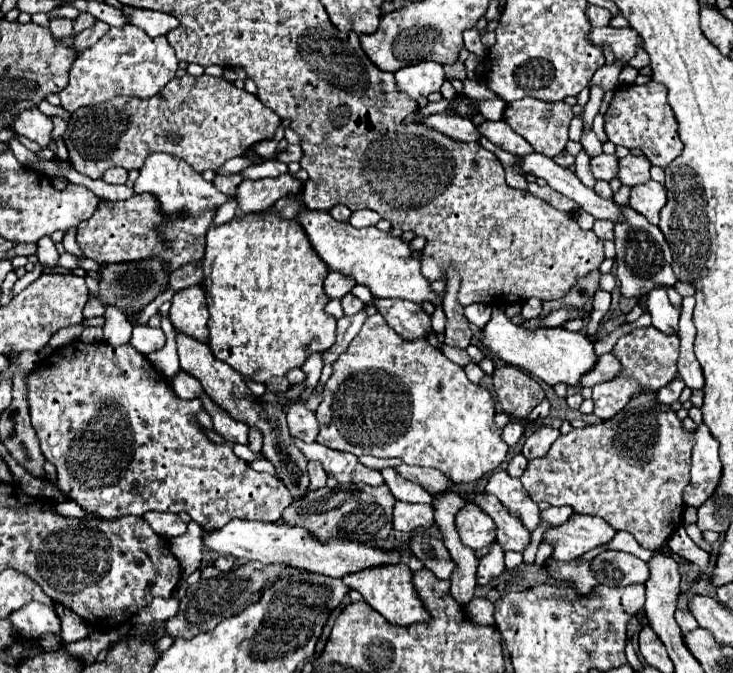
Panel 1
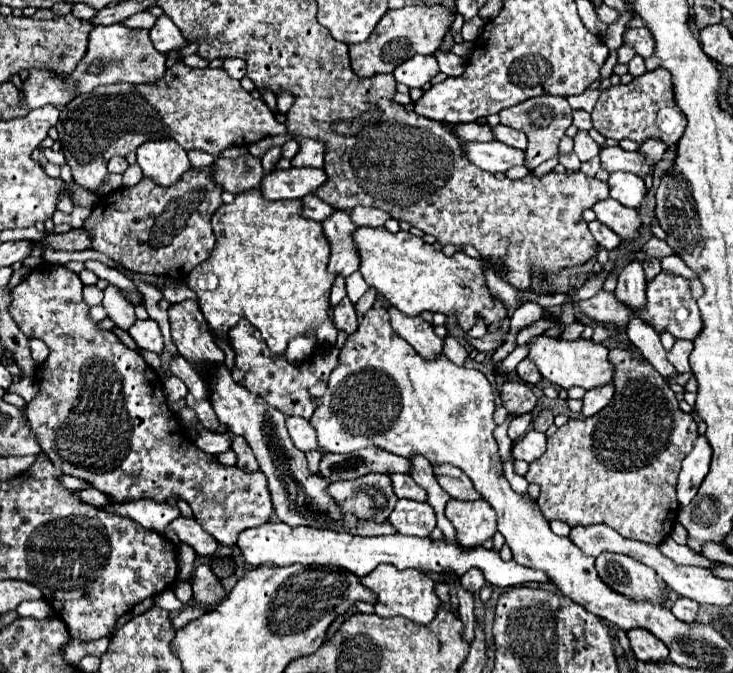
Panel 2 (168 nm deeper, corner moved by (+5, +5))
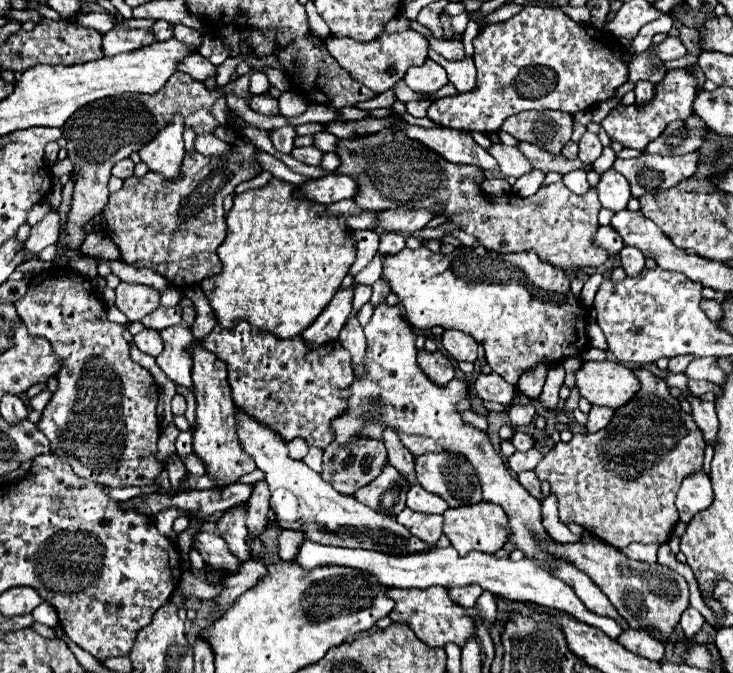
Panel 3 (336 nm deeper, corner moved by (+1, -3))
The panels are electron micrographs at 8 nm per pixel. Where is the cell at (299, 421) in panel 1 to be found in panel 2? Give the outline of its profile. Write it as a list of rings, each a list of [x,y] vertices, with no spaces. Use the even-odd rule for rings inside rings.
[[[287,418],[287,430],[289,430],[289,436],[293,440],[293,444],[307,452],[307,450],[313,450],[313,448],[319,448],[317,446],[317,438],[315,438],[315,430],[313,426],[305,420],[305,418]]]

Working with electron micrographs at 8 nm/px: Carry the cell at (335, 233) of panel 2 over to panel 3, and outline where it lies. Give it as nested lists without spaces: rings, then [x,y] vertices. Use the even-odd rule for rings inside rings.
[[[353,230],[351,232],[353,240],[355,240],[355,248],[357,248],[357,258],[355,262],[351,264],[349,272],[351,276],[357,276],[357,272],[361,272],[371,260],[373,256],[377,254],[377,248],[379,248],[379,236],[371,230]]]

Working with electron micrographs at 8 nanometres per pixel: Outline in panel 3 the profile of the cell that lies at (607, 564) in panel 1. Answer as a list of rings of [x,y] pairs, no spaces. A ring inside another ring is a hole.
[[[593,540],[589,544],[567,544],[557,548],[549,546],[547,548],[553,554],[565,556],[569,562],[573,562],[579,570],[591,576],[591,580],[607,594],[611,604],[617,608],[617,612],[629,622],[631,628],[641,628],[641,626],[655,626],[661,630],[661,634],[667,638],[675,632],[675,626],[683,614],[683,610],[689,606],[689,586],[683,576],[675,576],[673,570],[661,566],[661,564],[643,564],[629,560],[617,548]]]

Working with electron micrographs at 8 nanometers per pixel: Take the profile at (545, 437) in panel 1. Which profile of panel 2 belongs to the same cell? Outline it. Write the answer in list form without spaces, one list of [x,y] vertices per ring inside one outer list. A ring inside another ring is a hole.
[[[527,432],[521,440],[515,442],[513,446],[513,456],[515,460],[525,460],[525,462],[533,462],[537,460],[543,452],[545,452],[545,434],[543,432]]]

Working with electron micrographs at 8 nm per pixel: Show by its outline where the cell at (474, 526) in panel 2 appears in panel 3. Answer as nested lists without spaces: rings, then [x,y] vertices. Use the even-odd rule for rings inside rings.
[[[479,502],[473,506],[459,506],[459,508],[447,508],[443,512],[445,522],[443,522],[443,534],[451,540],[451,546],[459,554],[467,554],[471,550],[495,554],[497,550],[503,548],[509,536],[509,526],[507,526],[507,514],[501,506],[491,504],[491,502]]]

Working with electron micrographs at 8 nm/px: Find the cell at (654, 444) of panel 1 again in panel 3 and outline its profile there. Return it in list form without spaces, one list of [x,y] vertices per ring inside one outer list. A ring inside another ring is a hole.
[[[645,368],[633,372],[641,382],[641,392],[637,392],[629,404],[615,410],[605,430],[595,434],[573,434],[567,444],[557,442],[535,468],[537,478],[551,484],[551,494],[557,498],[559,520],[563,524],[575,522],[615,548],[625,548],[631,542],[659,546],[671,538],[671,532],[679,522],[679,512],[675,508],[677,490],[687,474],[703,468],[705,450],[705,440],[695,426],[693,416],[681,410],[679,400],[669,394],[667,384]]]

